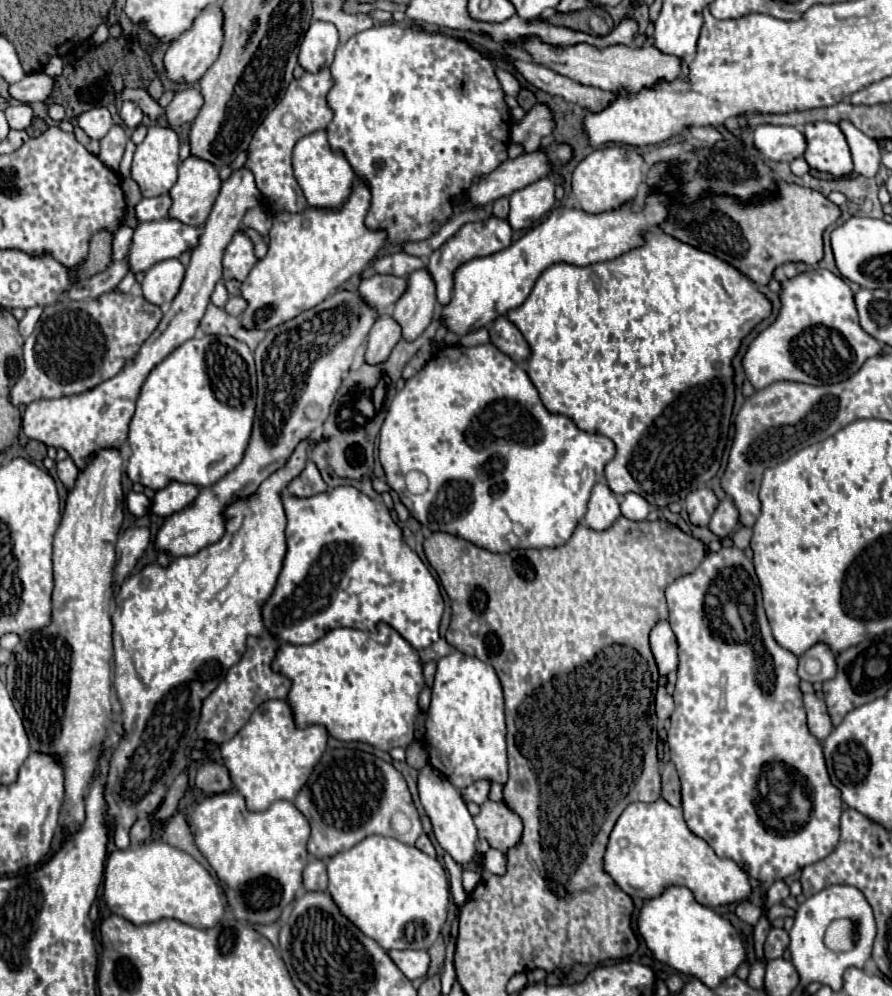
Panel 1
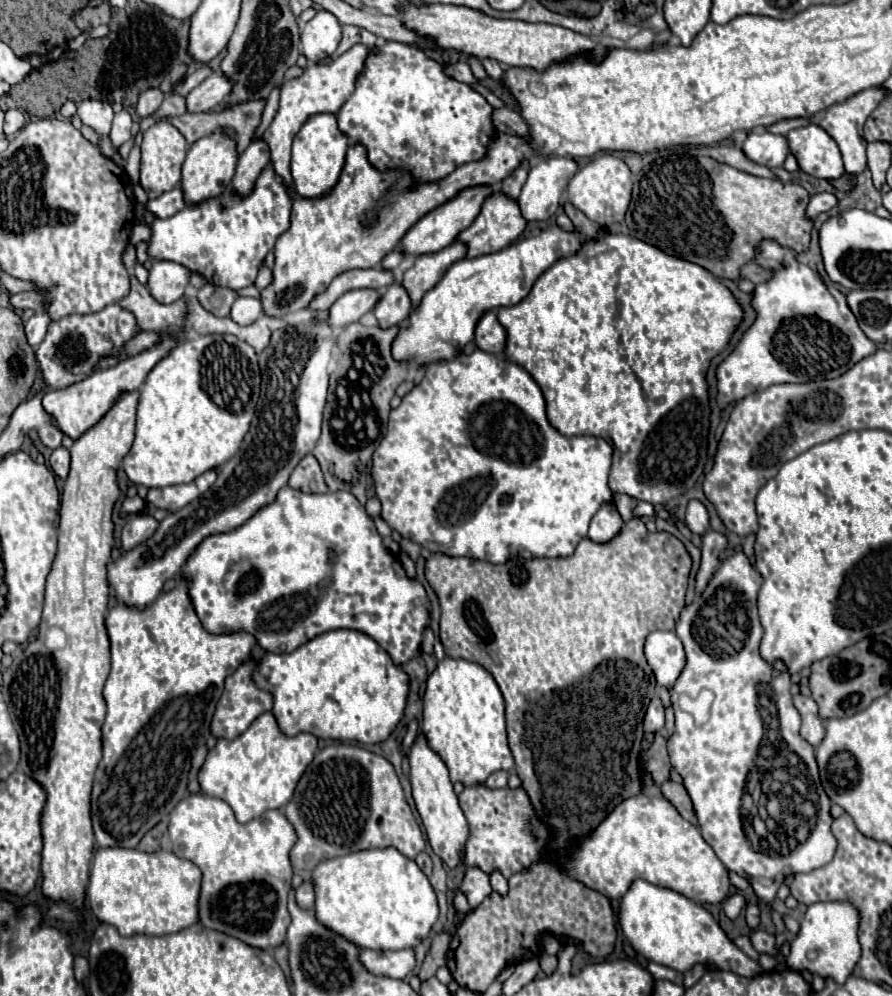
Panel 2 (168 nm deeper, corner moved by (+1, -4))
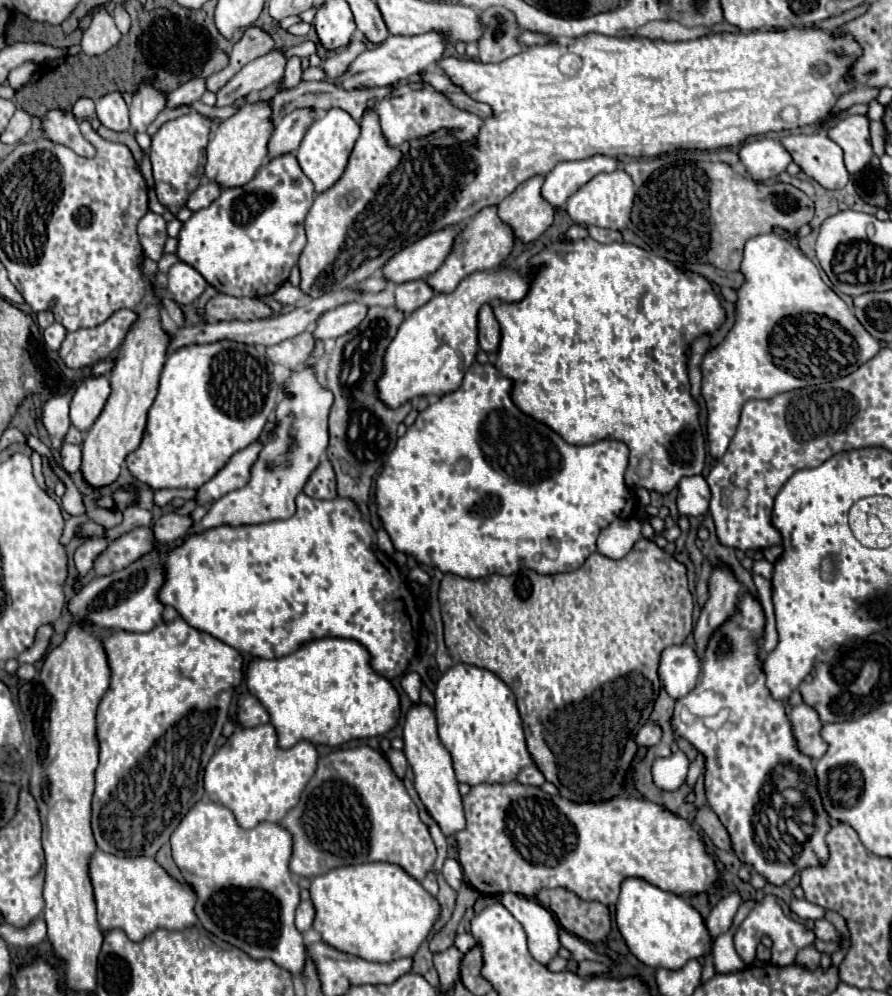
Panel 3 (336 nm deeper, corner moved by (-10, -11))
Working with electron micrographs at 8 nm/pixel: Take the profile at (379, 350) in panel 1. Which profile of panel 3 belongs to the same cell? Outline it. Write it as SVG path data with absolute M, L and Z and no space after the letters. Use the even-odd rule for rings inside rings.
M412 280L396 286L396 308L406 316L424 306L434 296L434 290L424 280Z

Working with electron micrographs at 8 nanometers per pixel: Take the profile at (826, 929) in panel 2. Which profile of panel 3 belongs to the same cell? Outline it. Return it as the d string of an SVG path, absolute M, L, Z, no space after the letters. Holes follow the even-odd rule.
M826 918L816 920L814 924L816 924L816 928L814 928L816 938L820 938L820 940L824 940L824 942L838 942L838 940L840 940L840 932L838 932L838 930L834 928L834 924L830 924Z

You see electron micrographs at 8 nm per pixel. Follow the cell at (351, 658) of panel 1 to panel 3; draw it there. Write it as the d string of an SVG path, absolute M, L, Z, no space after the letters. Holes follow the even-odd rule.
M322 638L284 658L252 660L246 684L268 710L280 748L292 748L300 740L340 746L356 738L384 736L400 720L400 694L390 680L372 672L368 650L356 640Z

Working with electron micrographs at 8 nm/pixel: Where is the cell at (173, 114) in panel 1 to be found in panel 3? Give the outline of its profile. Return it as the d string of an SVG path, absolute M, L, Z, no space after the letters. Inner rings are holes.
M268 52L246 64L216 92L216 106L232 106L236 100L278 82L284 74L284 64L286 58L280 52Z

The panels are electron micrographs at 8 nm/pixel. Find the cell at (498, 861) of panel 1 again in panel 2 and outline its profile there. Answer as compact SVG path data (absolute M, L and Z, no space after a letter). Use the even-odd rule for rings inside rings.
M497 871L491 873L491 887L493 887L493 891L497 891L499 895L507 895L507 879L505 879L501 873L497 873Z

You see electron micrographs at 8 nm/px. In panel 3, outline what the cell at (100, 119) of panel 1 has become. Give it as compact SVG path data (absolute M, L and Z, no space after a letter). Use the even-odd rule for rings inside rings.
M120 92L106 94L96 100L96 116L102 122L102 126L114 130L114 132L126 132L130 128L128 122L128 106Z

